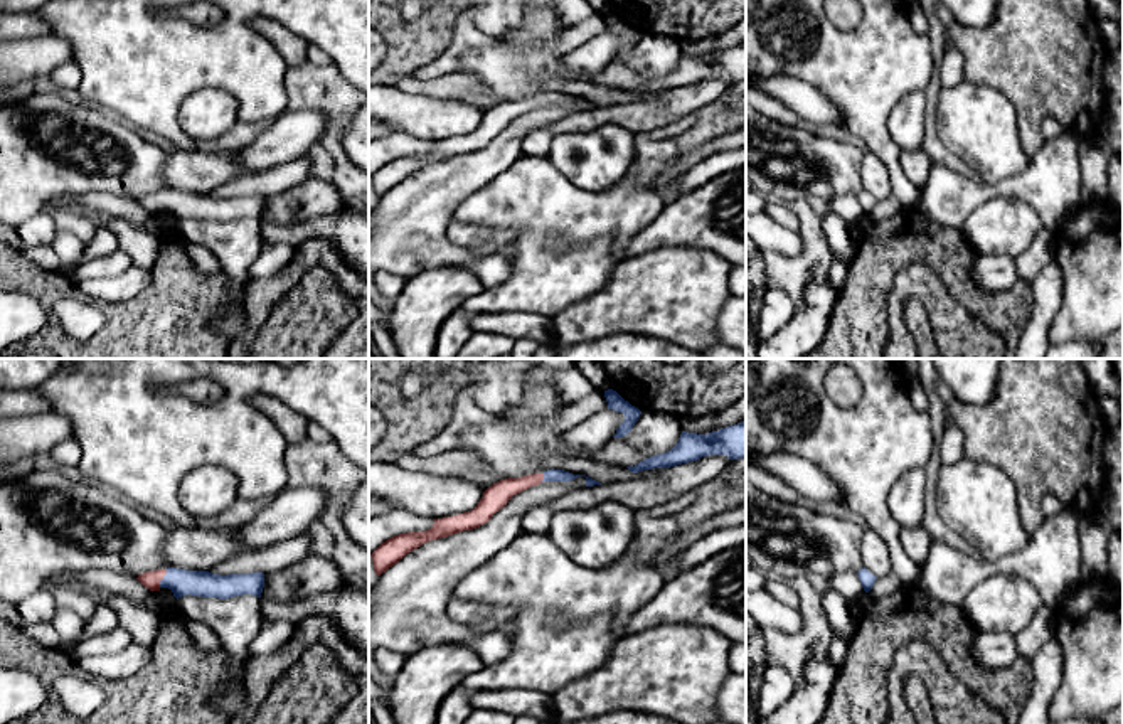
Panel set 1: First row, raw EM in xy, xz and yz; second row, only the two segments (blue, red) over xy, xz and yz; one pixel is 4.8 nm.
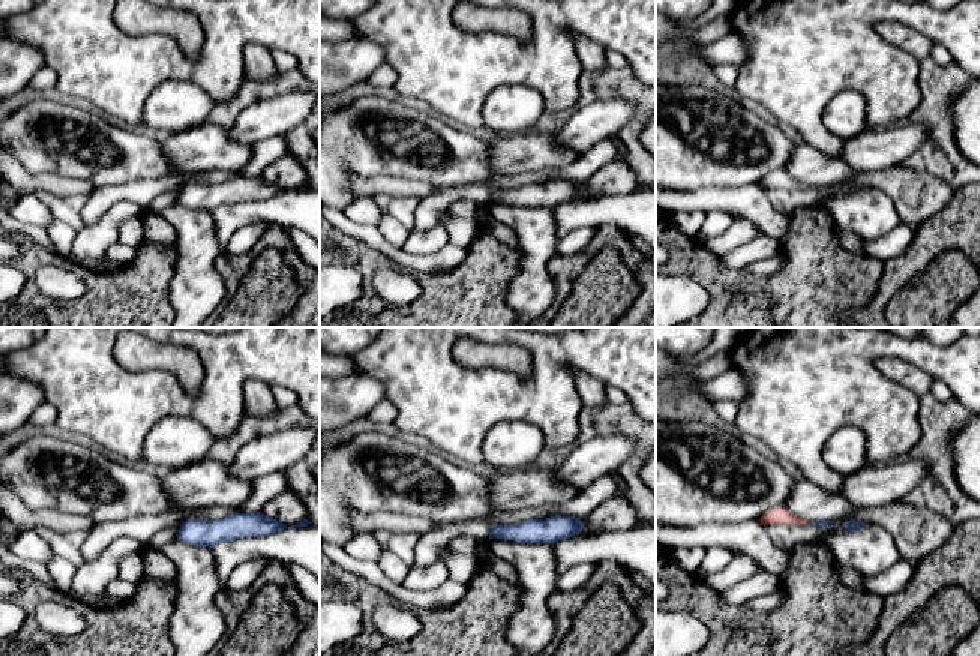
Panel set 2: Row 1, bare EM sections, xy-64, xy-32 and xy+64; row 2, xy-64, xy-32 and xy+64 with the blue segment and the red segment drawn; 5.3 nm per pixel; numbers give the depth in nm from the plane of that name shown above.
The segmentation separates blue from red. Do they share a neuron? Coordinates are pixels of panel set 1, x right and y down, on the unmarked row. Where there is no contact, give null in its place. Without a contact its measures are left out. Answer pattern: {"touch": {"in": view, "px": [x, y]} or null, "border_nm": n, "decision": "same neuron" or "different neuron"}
{"touch": {"in": "xy", "px": [164, 201]}, "border_nm": 100, "decision": "same neuron"}

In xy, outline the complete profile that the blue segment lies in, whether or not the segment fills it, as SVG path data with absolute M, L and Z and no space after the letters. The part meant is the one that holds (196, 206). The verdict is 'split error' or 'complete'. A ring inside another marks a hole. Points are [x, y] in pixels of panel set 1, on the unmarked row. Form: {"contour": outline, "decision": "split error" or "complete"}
{"contour": "M167 190L143 195L136 202L150 214L168 210L177 222L187 217L219 222L242 217L261 221L264 210L263 195L221 199L209 194Z", "decision": "split error"}

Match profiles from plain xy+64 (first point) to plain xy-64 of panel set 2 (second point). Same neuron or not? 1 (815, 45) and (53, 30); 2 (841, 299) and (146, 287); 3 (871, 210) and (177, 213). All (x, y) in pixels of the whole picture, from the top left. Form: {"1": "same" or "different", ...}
{"1": "same", "2": "same", "3": "same"}

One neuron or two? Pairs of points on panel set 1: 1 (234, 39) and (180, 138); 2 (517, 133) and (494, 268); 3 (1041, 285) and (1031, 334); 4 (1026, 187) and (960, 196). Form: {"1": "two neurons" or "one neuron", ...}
{"1": "one neuron", "2": "one neuron", "3": "one neuron", "4": "one neuron"}

